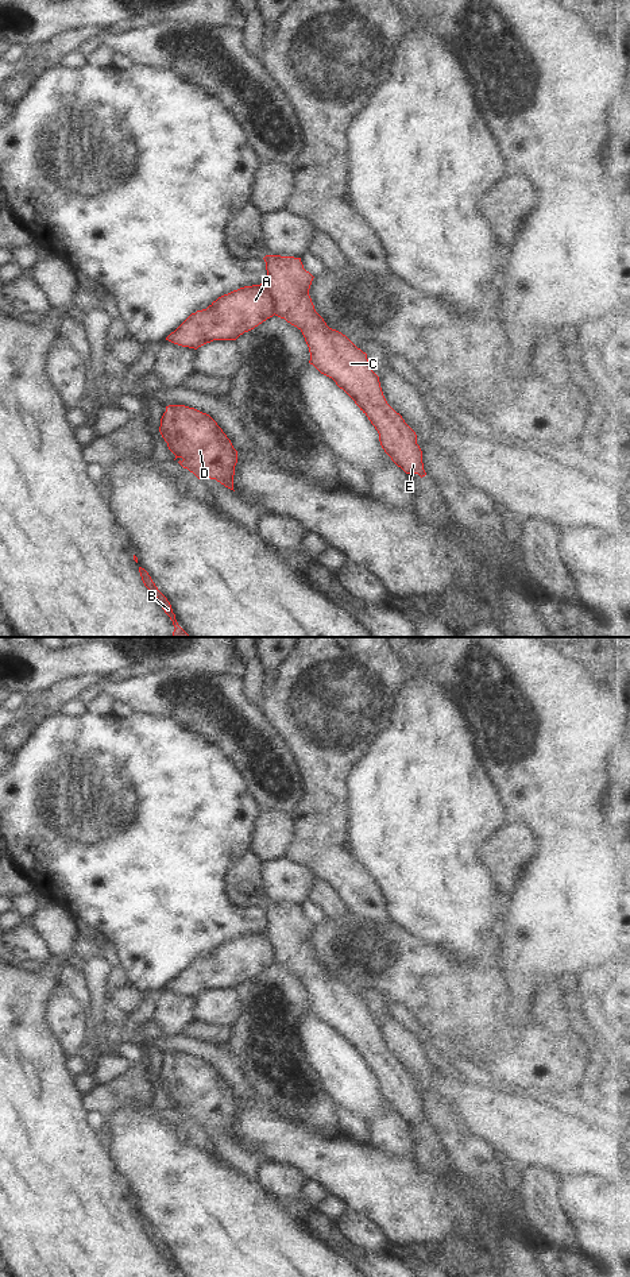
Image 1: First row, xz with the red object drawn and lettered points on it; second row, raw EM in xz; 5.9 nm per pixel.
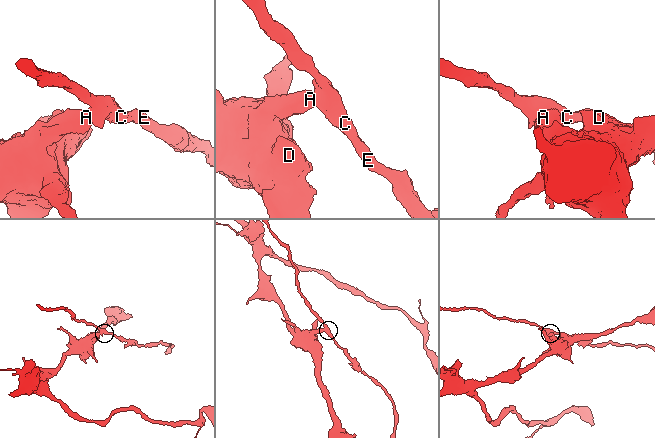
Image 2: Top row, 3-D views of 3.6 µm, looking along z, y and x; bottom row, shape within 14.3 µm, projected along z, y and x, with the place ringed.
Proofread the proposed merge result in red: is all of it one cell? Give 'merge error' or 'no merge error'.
merge error

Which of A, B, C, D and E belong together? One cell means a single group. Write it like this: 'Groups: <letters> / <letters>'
Groups: A B D / C E.

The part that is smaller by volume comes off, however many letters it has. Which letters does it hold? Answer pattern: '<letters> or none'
C, E

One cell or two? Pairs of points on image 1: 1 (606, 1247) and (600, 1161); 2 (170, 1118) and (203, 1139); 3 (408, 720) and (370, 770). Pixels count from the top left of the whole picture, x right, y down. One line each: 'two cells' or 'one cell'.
1: two cells
2: one cell
3: one cell

